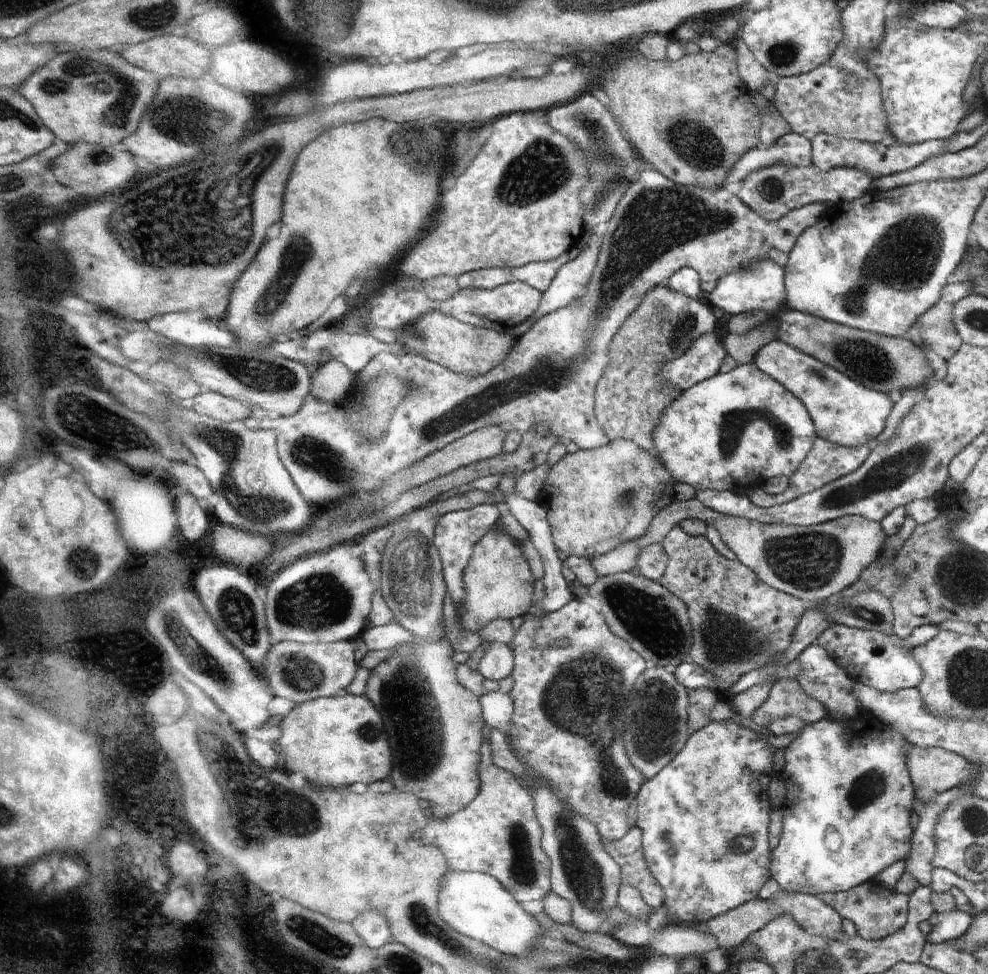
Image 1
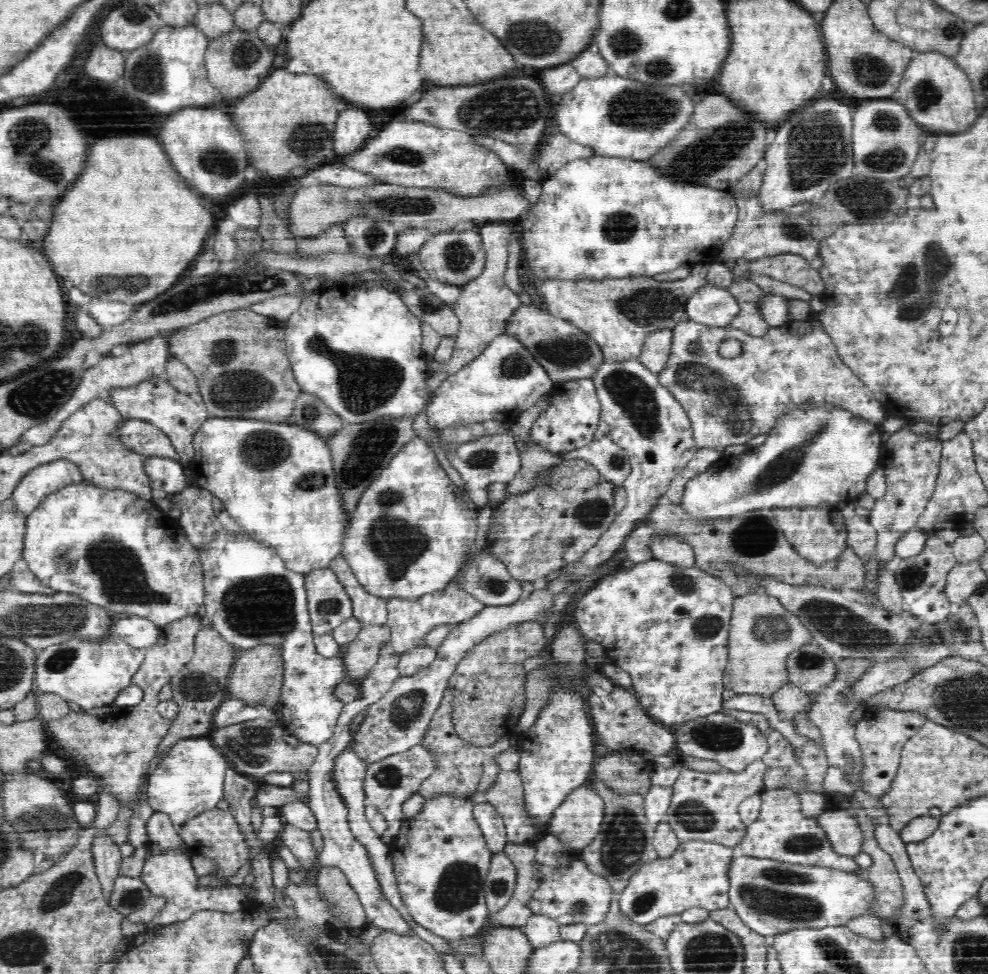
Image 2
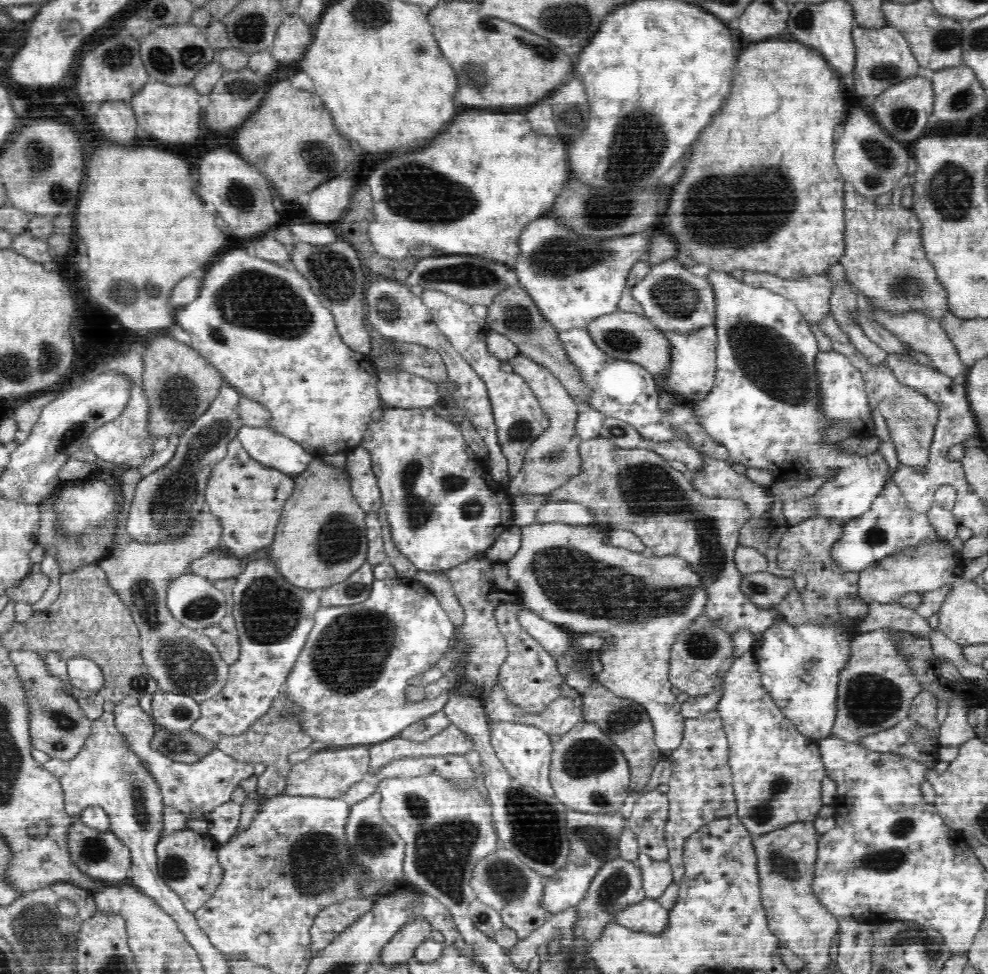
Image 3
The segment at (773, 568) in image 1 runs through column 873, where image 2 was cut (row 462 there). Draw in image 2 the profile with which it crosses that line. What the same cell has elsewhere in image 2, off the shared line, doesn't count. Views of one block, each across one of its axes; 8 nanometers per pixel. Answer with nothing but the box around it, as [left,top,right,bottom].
[506,396,564,498]

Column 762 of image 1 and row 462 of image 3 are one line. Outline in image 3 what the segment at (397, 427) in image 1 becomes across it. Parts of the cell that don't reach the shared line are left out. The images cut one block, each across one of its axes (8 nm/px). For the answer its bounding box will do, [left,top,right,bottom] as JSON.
[205,438,293,560]

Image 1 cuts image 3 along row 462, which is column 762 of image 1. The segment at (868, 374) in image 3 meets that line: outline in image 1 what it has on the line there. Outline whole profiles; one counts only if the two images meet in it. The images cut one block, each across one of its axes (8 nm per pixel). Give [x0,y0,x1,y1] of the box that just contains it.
[707,891,843,953]

